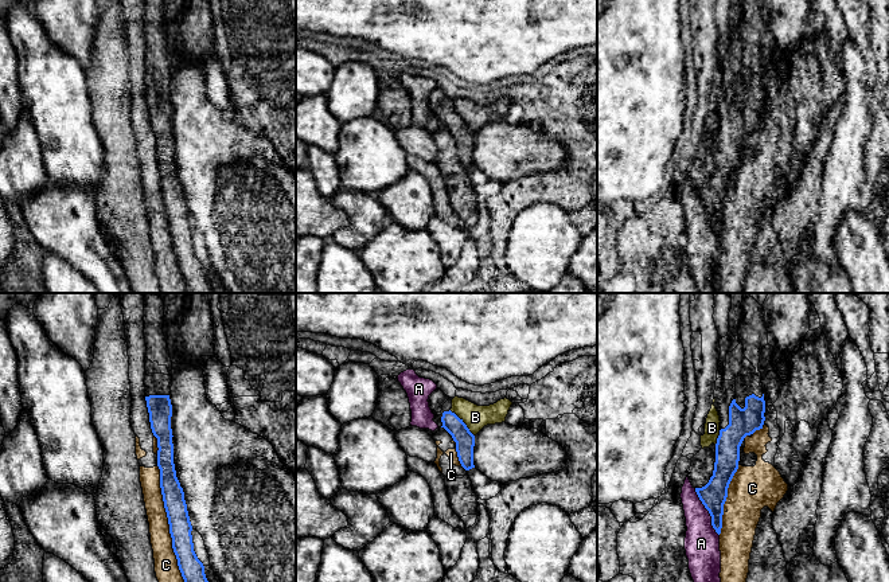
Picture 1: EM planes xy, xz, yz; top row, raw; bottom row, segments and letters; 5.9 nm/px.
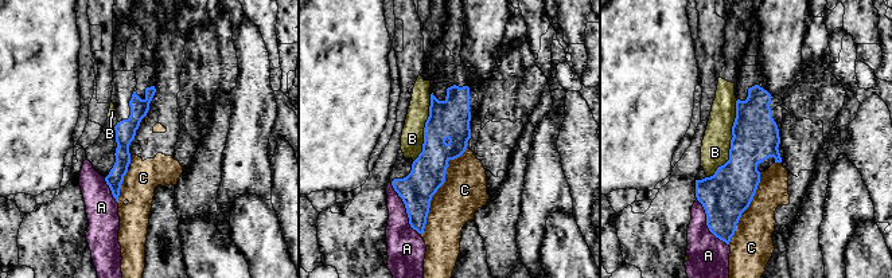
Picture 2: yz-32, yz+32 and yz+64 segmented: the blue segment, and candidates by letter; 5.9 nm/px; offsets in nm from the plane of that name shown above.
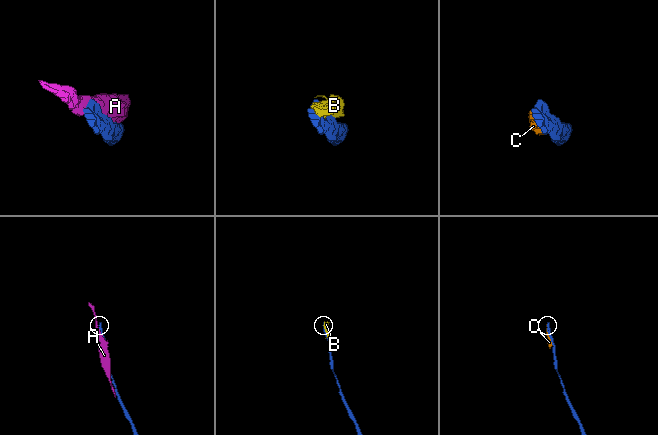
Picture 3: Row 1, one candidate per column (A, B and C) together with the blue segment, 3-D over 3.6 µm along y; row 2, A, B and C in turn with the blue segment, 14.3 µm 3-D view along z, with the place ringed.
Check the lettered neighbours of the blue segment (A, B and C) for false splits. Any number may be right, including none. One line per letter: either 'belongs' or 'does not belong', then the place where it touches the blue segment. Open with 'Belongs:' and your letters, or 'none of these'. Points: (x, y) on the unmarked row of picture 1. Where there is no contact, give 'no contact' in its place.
Belongs: none of these
A: does not belong | yz (709, 211)
B: does not belong | xz (463, 121)
C: does not belong | xy (170, 229)

